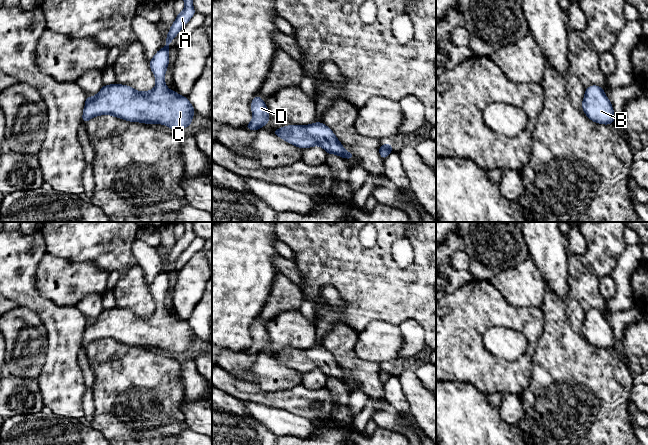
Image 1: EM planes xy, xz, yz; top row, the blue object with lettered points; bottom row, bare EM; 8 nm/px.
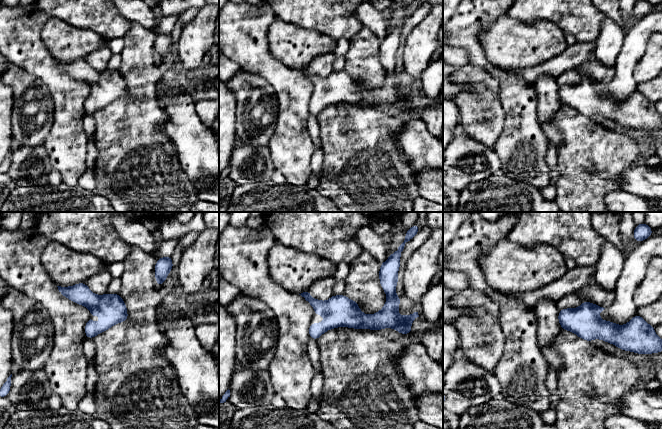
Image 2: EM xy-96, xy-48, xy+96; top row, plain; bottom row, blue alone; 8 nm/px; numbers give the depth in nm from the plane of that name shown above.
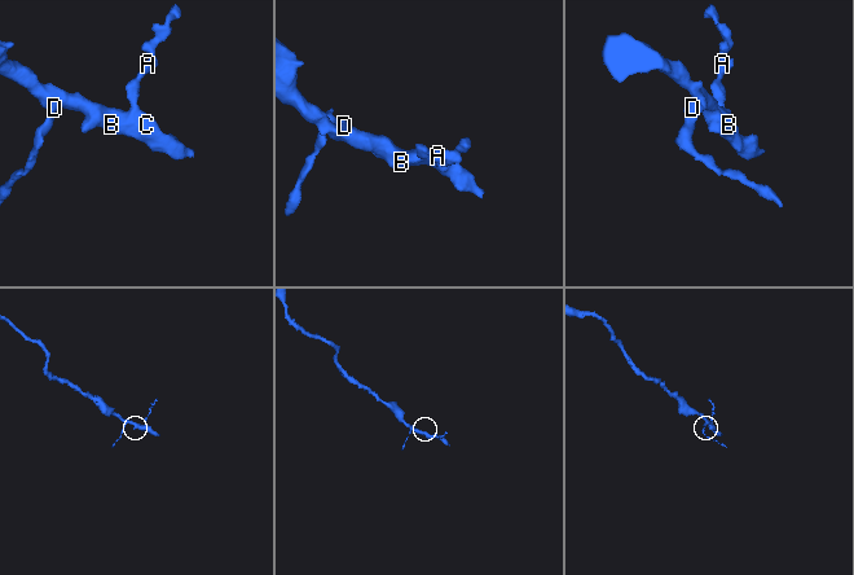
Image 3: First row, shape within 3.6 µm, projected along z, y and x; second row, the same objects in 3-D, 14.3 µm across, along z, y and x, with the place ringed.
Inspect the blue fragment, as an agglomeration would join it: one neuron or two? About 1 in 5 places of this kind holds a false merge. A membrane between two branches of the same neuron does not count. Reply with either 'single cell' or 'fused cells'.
single cell

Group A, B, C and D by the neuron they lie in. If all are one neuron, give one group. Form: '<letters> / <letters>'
A B C D

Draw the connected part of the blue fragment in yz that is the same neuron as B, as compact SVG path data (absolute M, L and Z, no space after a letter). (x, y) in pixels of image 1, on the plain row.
M591 309L585 312L581 330L585 339L591 345L604 349L614 347L614 333L602 311Z

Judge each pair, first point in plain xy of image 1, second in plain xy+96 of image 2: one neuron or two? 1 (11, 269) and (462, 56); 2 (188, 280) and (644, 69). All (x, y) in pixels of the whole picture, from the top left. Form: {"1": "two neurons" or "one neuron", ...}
{"1": "two neurons", "2": "one neuron"}

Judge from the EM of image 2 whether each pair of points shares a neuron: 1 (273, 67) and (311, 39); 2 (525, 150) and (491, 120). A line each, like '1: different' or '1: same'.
1: different
2: different

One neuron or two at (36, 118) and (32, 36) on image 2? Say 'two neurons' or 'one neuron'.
two neurons

